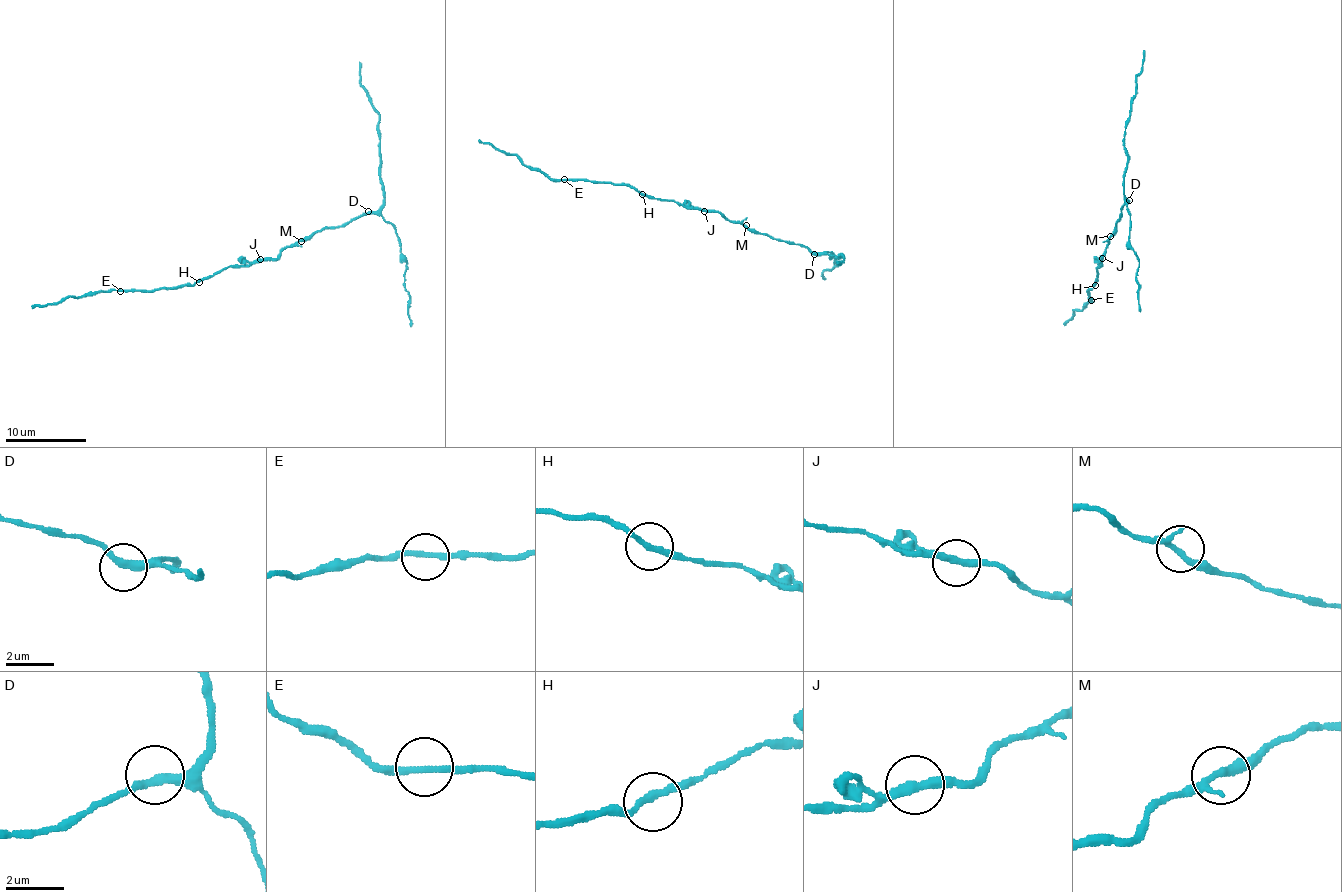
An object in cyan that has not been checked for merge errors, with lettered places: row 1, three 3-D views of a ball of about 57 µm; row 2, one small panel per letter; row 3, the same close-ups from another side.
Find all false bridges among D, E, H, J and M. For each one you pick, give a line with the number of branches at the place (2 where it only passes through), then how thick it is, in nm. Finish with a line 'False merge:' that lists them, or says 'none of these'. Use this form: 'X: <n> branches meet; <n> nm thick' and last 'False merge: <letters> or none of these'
False merge: none of these

